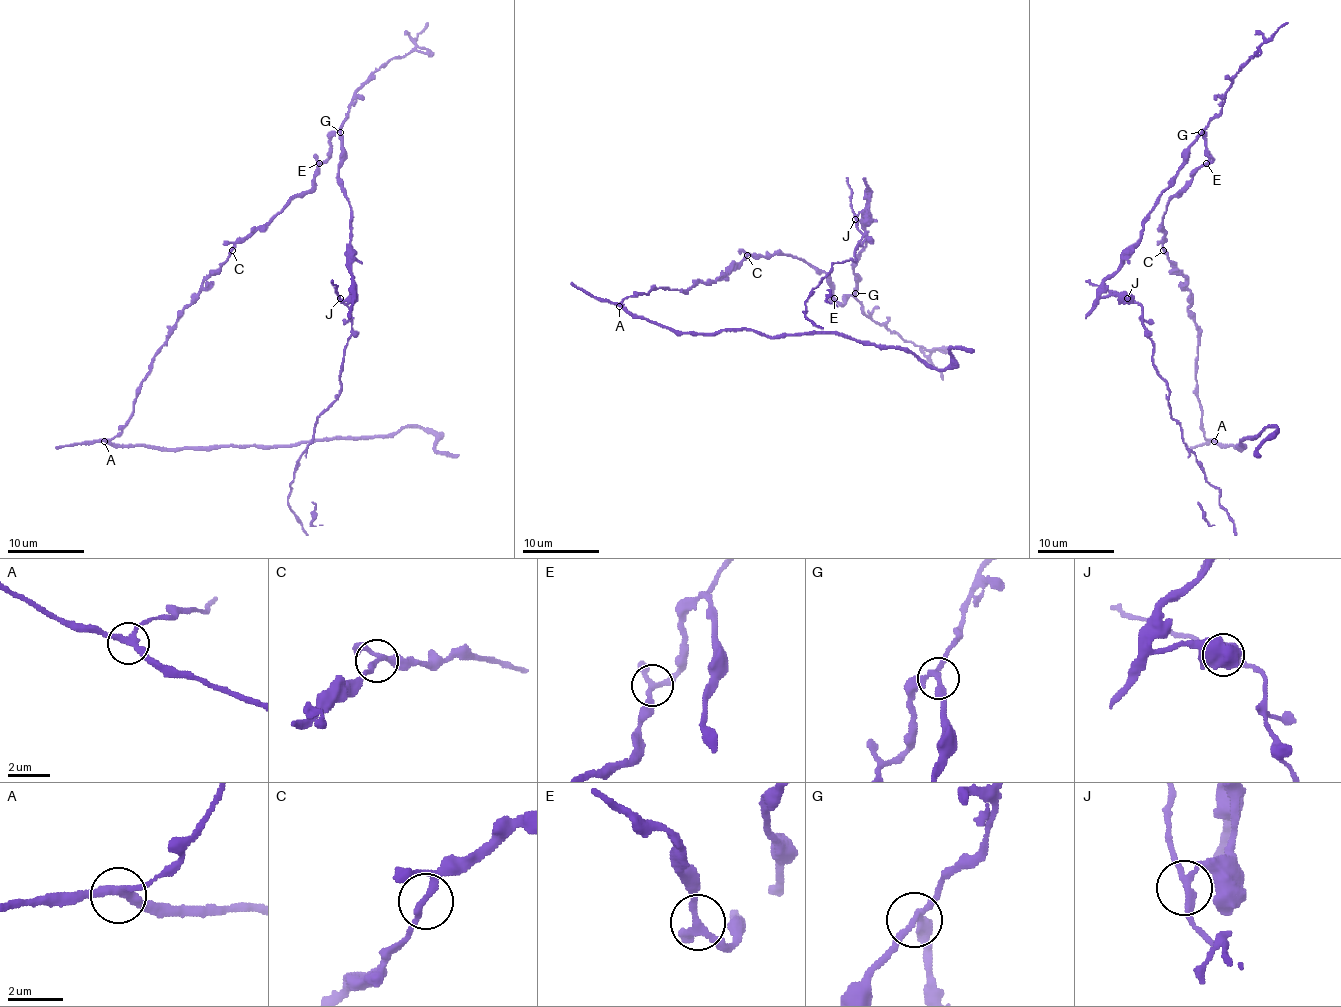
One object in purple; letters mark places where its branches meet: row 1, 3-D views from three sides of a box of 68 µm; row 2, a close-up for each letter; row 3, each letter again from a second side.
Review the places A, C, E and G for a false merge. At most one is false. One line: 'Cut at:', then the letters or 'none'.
Cut at: G

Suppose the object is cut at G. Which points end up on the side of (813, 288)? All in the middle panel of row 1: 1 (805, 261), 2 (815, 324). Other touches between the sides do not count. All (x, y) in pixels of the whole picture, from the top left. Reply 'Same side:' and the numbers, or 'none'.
Same side: 2

